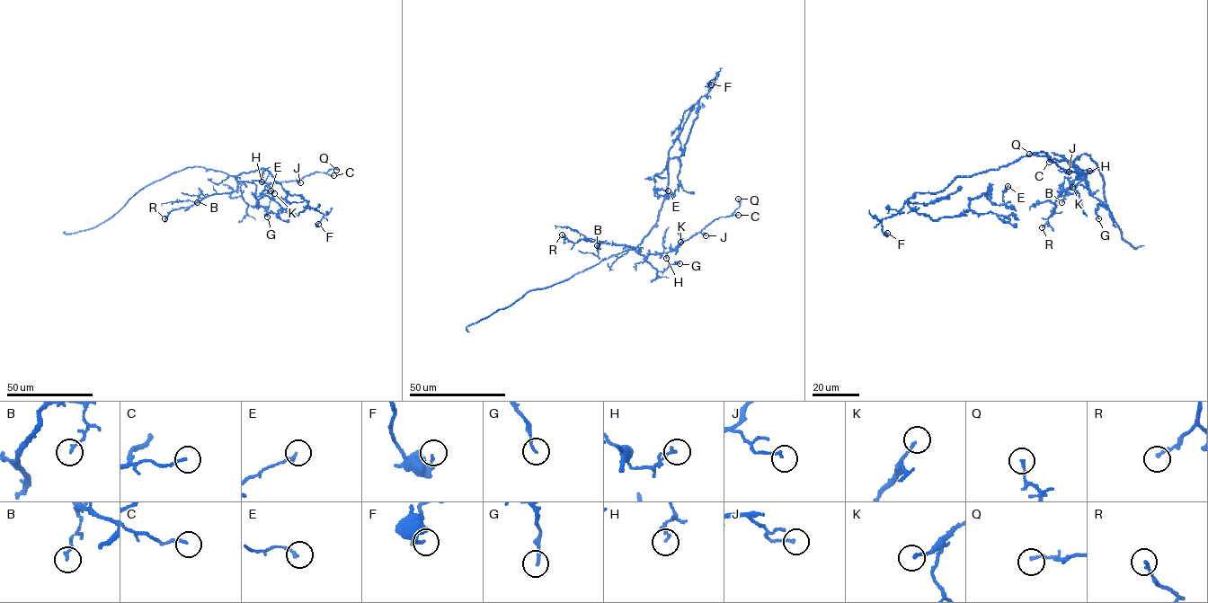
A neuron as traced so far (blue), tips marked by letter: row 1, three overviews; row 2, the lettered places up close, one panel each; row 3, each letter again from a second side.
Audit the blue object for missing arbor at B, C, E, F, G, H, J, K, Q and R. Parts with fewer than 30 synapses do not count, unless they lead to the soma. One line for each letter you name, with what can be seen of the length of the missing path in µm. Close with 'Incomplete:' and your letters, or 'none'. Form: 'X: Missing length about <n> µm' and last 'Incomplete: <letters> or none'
Incomplete: none

